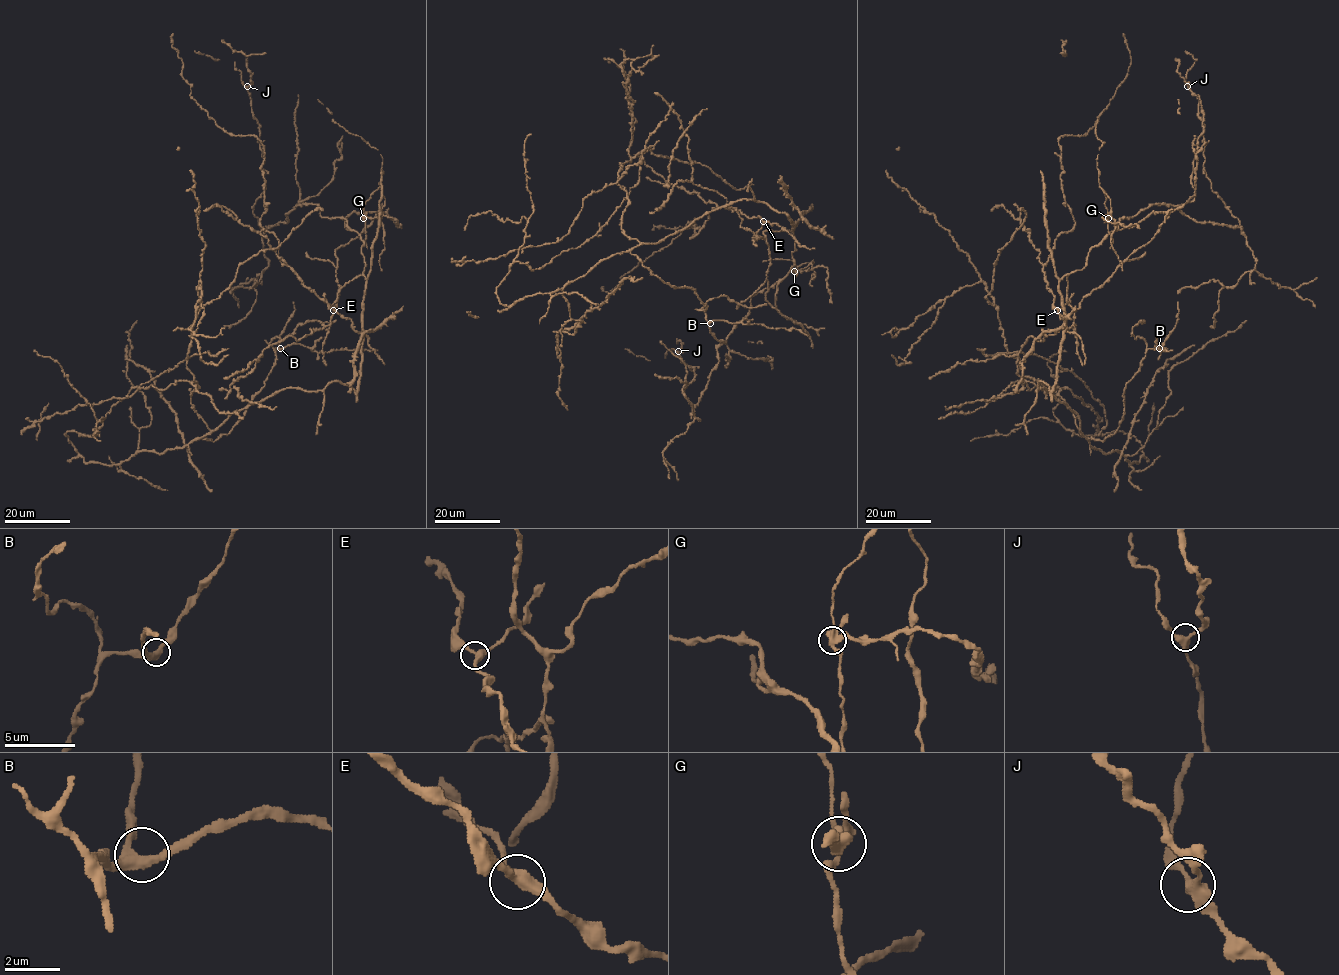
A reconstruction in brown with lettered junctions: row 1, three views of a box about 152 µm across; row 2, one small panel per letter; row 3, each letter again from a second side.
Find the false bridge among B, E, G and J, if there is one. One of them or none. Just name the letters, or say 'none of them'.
G

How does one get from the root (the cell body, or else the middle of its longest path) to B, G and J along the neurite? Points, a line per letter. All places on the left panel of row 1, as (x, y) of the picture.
B: (352, 389), (339, 382), (317, 391), (285, 388), (235, 411), (200, 439), (227, 435), (244, 416), (280, 348)
G: (352, 389), (356, 391), (361, 362), (362, 300), (366, 280), (361, 252), (361, 234), (365, 232), (363, 218)
J: (352, 389), (363, 240), (311, 204), (259, 226), (264, 158), (247, 86)

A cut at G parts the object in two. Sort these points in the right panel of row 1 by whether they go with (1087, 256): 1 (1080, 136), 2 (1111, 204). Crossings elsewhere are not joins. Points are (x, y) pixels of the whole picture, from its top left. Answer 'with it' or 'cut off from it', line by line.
1: with it
2: cut off from it

